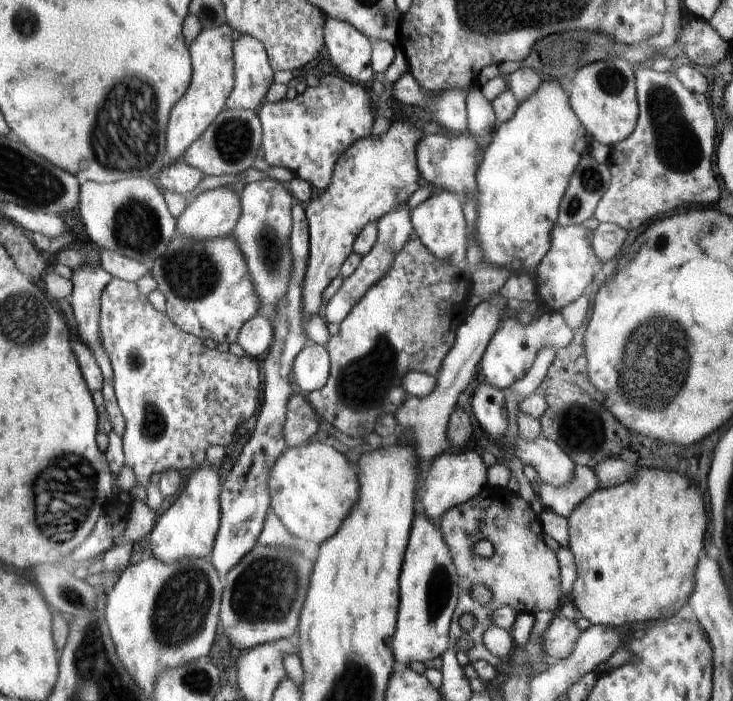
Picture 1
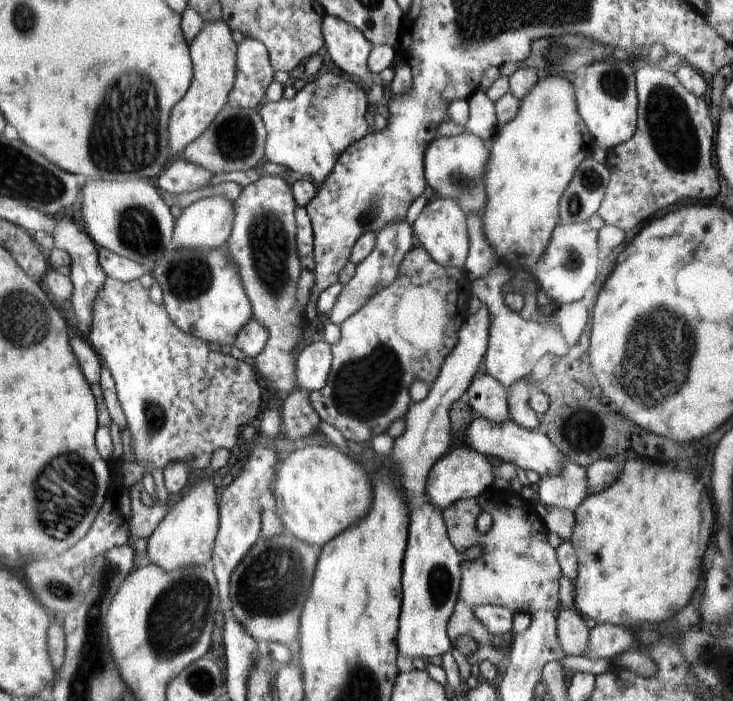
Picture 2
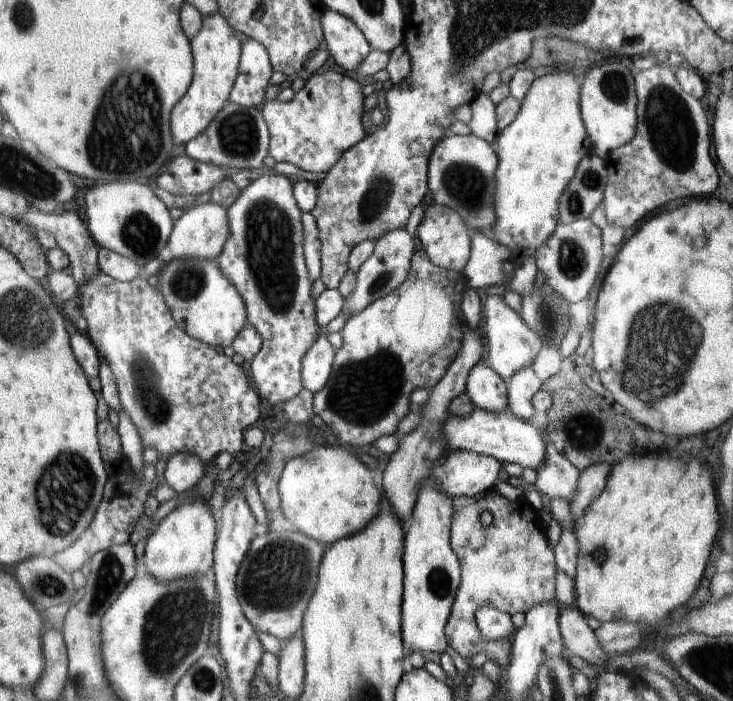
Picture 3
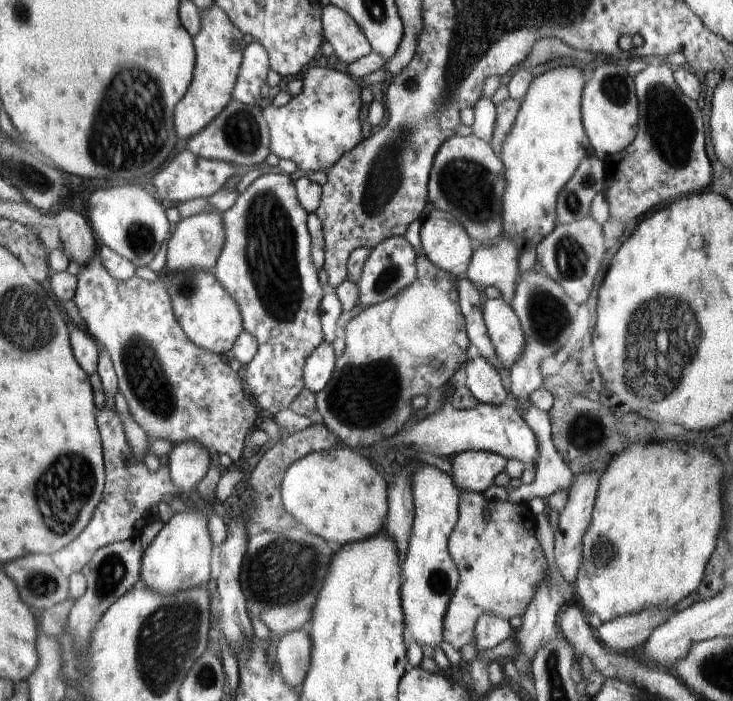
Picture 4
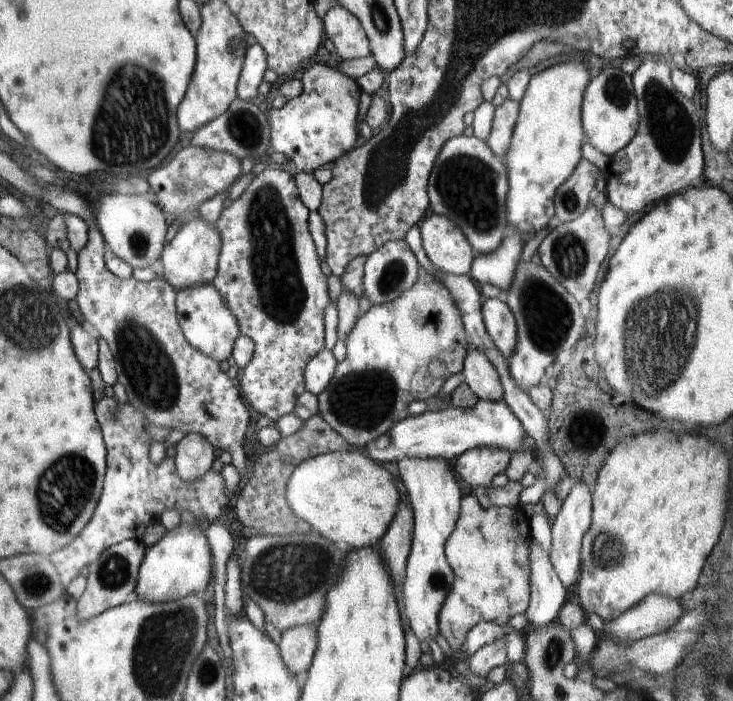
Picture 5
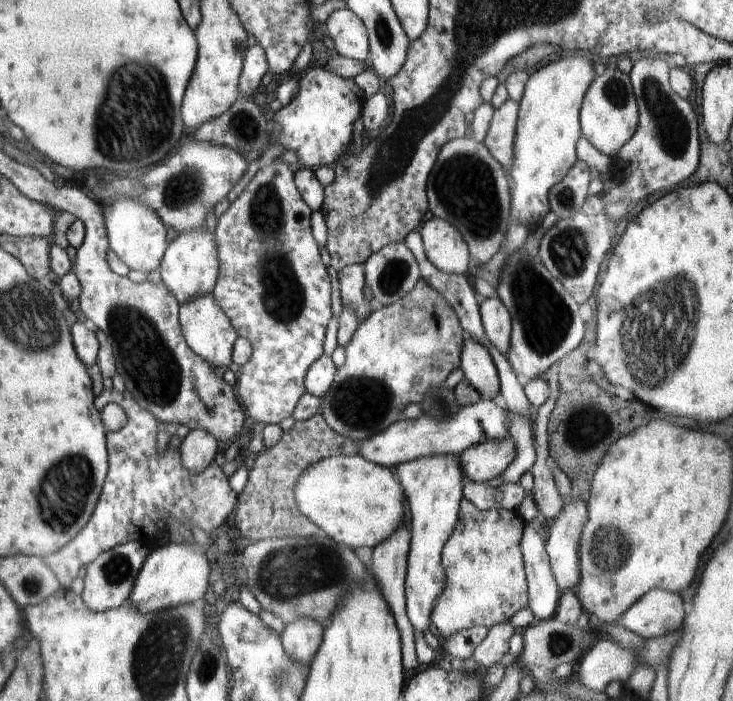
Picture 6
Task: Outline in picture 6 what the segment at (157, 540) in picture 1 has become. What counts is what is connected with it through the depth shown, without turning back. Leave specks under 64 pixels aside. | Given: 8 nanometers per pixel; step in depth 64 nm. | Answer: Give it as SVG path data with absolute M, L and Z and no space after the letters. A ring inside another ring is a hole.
M180 542L159 545L150 552L136 577L128 603L134 610L146 612L164 612L168 608L196 604L202 602L208 590L208 574L210 564L204 554L204 548L190 542Z

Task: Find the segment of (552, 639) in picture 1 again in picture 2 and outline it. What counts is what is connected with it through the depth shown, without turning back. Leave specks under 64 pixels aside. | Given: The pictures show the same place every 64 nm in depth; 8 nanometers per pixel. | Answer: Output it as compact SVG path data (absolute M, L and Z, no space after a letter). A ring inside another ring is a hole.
M575 610L557 611L558 644L564 654L586 656L590 629Z

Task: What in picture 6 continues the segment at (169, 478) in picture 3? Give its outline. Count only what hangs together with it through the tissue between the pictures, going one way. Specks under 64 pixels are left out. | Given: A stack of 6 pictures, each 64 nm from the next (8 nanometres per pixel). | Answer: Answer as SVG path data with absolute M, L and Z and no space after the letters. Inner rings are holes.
M194 429L182 439L179 448L184 468L196 474L214 461L218 453L218 440L206 430Z

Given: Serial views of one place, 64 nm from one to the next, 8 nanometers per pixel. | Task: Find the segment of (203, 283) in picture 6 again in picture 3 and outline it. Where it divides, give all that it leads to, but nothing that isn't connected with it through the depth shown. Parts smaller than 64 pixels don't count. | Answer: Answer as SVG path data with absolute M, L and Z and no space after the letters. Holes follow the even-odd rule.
M209 201L187 209L173 224L168 240L172 258L200 258L200 260L217 260L228 240L228 211L226 208Z

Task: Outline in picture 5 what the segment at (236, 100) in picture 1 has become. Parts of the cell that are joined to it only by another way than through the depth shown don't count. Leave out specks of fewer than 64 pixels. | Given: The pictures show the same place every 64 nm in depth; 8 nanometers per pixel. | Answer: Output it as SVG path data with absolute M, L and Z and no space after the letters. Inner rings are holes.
M256 43L248 47L237 84L237 98L252 101L258 95L258 86L264 82L264 72L268 70L264 49Z

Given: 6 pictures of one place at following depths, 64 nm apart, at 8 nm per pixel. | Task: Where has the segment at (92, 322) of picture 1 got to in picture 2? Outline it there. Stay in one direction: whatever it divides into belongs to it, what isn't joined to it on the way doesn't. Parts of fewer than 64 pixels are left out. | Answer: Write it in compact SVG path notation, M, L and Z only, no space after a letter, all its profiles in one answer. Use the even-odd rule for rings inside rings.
M63 218L60 220L54 219L54 222L56 222L56 226L54 226L54 232L51 233L54 247L56 249L66 250L66 252L70 254L70 258L72 258L69 277L74 286L74 293L70 299L70 304L72 304L74 316L76 316L76 320L78 320L78 326L76 328L79 330L79 335L88 339L90 328L92 328L94 300L96 300L98 290L100 290L100 286L104 284L104 280L106 280L107 276L100 266L97 256L97 246L87 232L82 231L74 220Z

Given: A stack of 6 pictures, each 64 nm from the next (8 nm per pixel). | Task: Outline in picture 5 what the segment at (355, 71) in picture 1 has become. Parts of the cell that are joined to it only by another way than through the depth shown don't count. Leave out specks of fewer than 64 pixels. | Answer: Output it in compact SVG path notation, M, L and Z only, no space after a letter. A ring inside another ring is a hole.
M330 8L324 14L323 27L341 60L368 58L371 55L369 38L362 24L346 8Z

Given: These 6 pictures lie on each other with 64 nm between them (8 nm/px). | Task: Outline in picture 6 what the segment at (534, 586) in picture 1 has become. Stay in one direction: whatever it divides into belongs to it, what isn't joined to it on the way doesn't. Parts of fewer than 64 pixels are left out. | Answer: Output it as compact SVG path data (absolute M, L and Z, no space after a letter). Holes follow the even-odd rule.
M462 497L458 522L442 550L446 586L430 616L430 622L443 638L476 625L488 628L508 622L508 618L529 605L524 558L520 552L524 520L519 510L482 512Z

